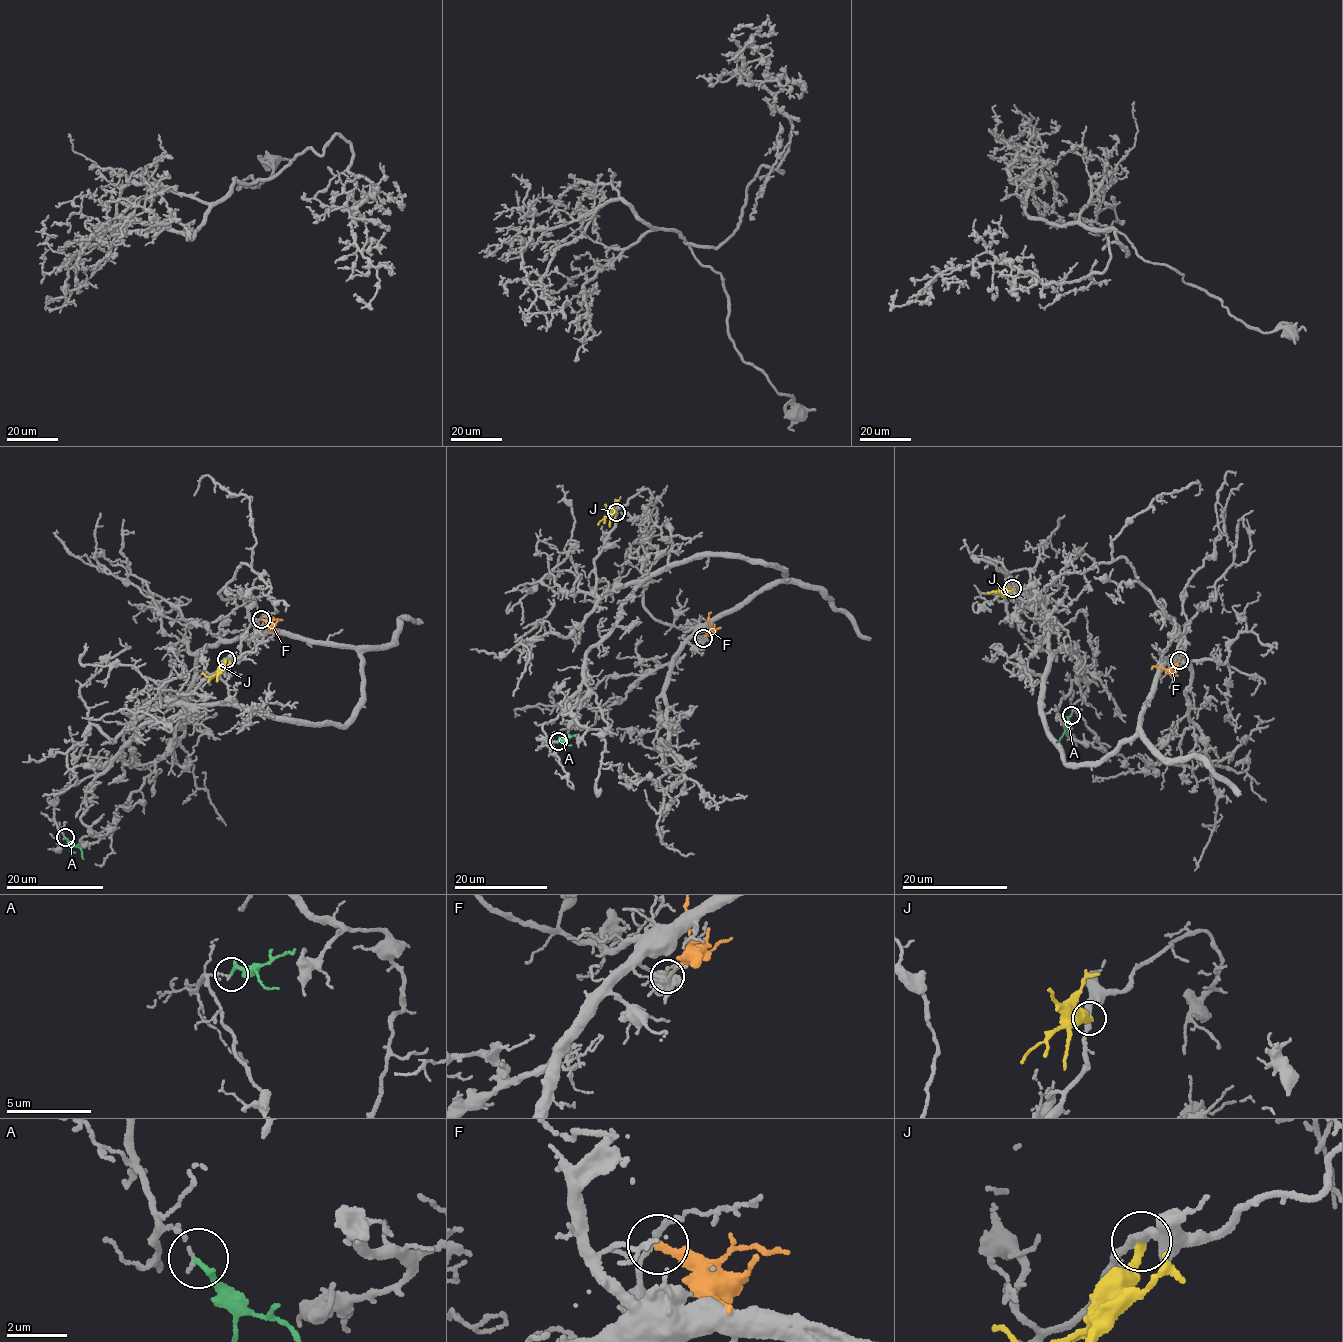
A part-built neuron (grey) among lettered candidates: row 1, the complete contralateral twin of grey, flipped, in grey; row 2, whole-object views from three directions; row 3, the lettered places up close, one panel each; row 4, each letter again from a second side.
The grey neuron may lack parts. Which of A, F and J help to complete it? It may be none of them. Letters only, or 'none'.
none

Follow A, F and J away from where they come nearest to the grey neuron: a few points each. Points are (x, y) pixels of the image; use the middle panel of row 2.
A: (558, 741), (575, 734)
F: (703, 637), (709, 629), (708, 616), (711, 612)
J: (616, 512), (597, 525)

